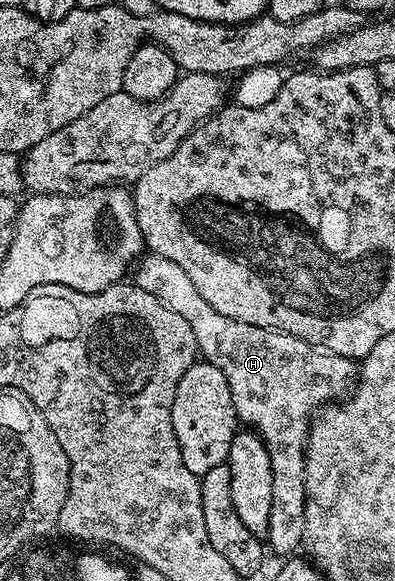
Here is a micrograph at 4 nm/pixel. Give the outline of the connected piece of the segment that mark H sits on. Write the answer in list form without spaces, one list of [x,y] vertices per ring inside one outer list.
[[[145,255],[135,265],[134,283],[146,290],[146,294],[154,294],[154,298],[170,306],[174,314],[182,314],[182,318],[190,322],[190,330],[194,330],[199,355],[207,363],[218,366],[222,374],[226,374],[226,382],[230,382],[230,394],[234,398],[237,421],[260,435],[266,446],[266,454],[270,454],[270,470],[274,470],[274,502],[270,506],[267,547],[271,551],[273,548],[276,552],[288,552],[284,554],[295,553],[292,551],[299,549],[304,539],[304,446],[308,439],[308,425],[321,406],[343,401],[351,393],[358,376],[357,361],[315,348],[312,344],[302,342],[302,338],[277,332],[275,328],[254,326],[226,318],[226,314],[218,314],[218,310],[214,310],[214,306],[210,306],[210,302],[198,294],[186,270],[170,262],[170,258]]]

